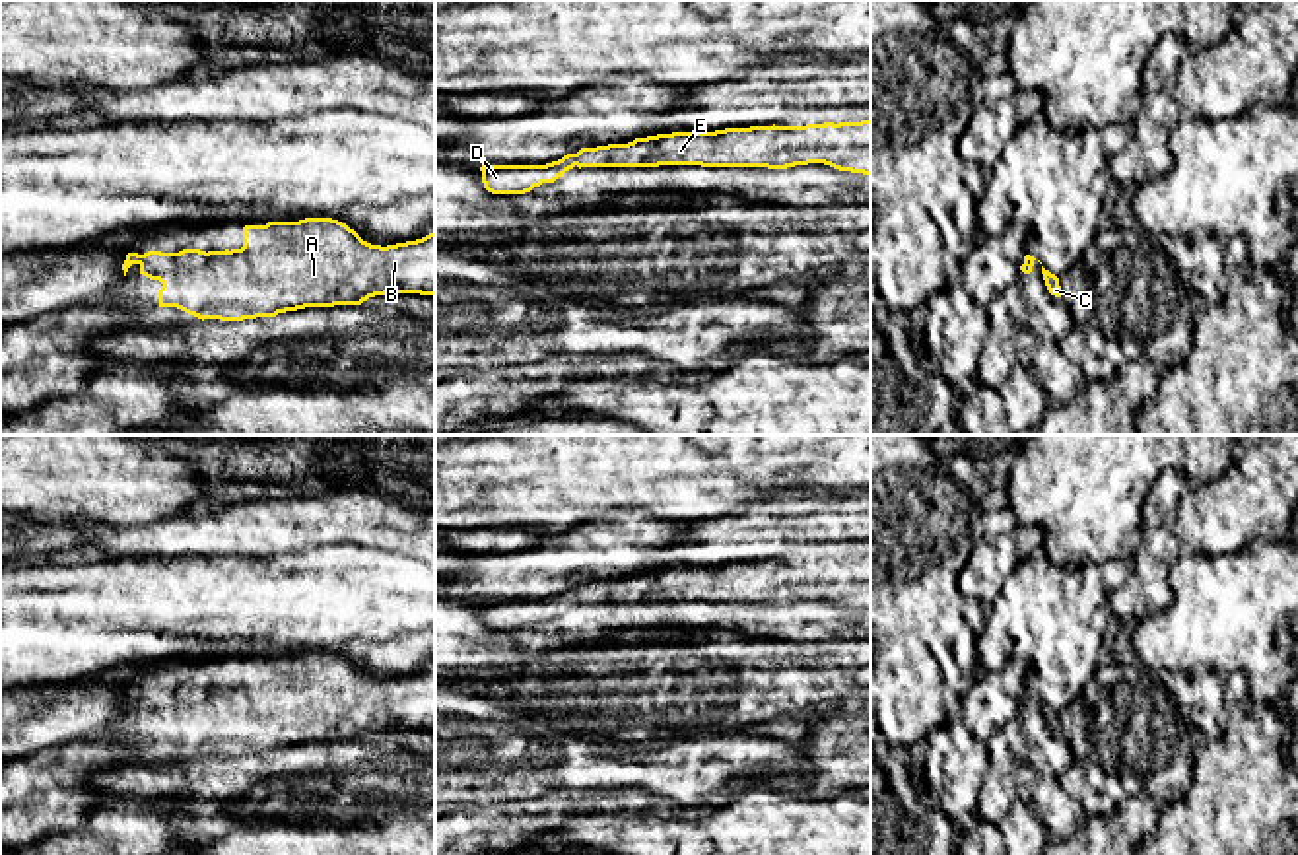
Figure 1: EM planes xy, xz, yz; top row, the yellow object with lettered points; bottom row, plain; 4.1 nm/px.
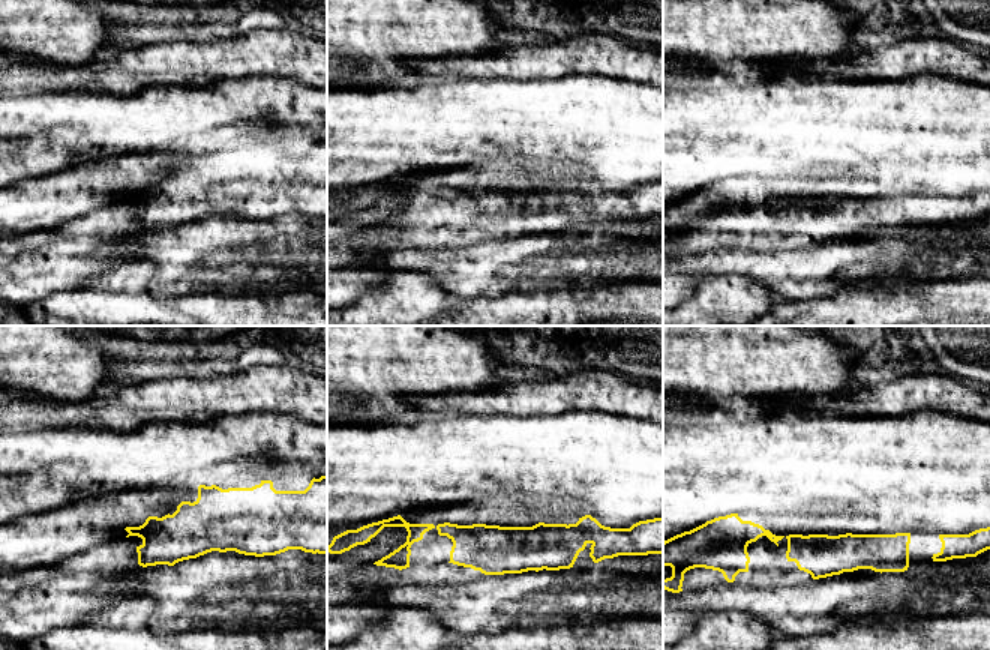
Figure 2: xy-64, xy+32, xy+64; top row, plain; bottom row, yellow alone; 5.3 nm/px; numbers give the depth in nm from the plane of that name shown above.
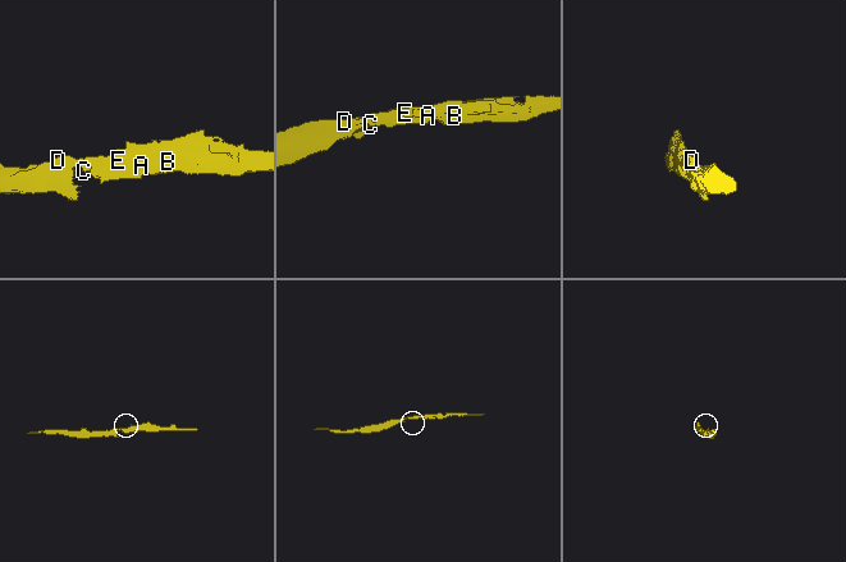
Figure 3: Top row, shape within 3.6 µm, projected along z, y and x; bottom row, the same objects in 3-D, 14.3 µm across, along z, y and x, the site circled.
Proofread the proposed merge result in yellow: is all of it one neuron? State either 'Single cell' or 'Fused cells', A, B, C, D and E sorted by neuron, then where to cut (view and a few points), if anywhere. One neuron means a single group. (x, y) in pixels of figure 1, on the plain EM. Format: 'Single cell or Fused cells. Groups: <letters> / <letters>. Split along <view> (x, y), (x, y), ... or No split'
Single cell. Groups: A B C D E. No split

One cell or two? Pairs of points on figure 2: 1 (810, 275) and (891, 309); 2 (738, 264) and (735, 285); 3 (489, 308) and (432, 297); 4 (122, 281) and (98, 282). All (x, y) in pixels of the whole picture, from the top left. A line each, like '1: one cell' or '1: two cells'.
1: two cells
2: two cells
3: two cells
4: one cell

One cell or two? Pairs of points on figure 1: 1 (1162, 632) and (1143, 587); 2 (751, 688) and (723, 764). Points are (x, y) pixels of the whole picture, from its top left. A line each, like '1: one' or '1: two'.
1: two
2: two

